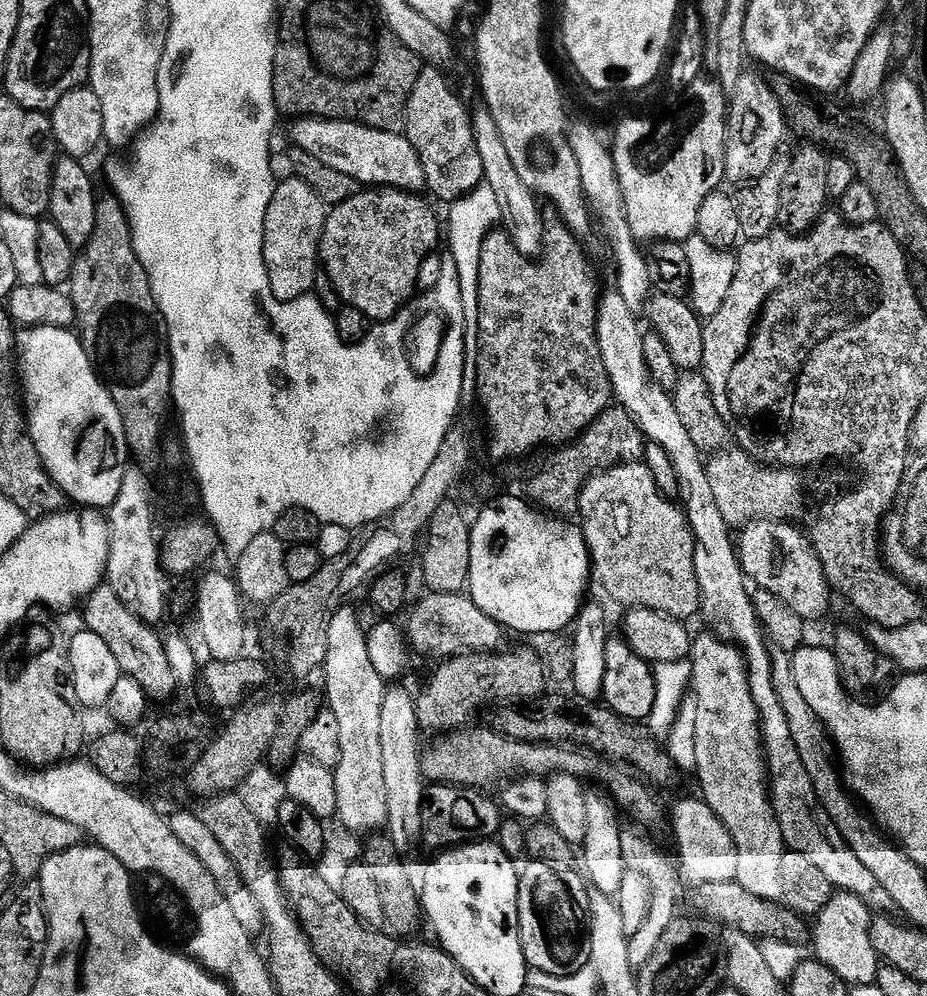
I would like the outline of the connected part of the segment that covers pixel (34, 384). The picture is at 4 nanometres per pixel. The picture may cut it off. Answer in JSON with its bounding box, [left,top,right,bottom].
[16,325,130,510]

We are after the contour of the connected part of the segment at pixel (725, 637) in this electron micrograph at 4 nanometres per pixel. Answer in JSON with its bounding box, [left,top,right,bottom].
[596,290,897,913]

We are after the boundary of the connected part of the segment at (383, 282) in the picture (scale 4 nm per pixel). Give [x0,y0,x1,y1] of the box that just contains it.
[320,186,442,322]

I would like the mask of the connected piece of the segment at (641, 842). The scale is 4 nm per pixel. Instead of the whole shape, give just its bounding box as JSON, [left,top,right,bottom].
[621,826,678,970]

